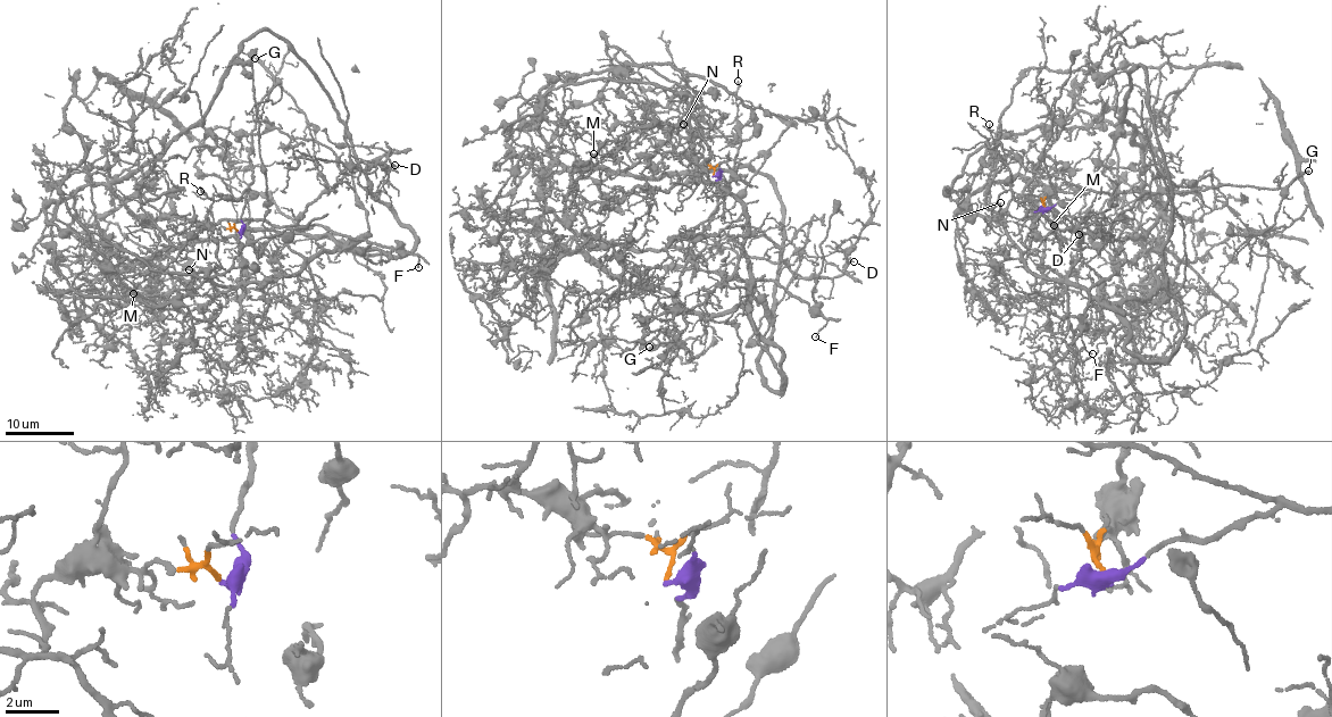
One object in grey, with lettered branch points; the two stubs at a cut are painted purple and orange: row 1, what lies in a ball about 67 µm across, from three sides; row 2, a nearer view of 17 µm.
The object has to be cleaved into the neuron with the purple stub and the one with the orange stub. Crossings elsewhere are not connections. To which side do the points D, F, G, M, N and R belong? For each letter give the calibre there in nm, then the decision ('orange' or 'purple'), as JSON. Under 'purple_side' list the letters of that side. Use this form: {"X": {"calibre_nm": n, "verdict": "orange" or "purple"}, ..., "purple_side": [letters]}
{"D": {"calibre_nm": 130, "verdict": "orange"}, "F": {"calibre_nm": 90, "verdict": "orange"}, "G": {"calibre_nm": 280, "verdict": "purple"}, "M": {"calibre_nm": 130, "verdict": "orange"}, "N": {"calibre_nm": 100, "verdict": "orange"}, "R": {"calibre_nm": 110, "verdict": "purple"}, "purple_side": ["G", "R"]}

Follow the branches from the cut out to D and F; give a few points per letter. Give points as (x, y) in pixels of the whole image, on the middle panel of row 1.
D: (712, 176), (682, 138), (741, 205), (730, 240), (768, 239), (805, 278), (854, 261)
F: (712, 176), (656, 103), (699, 126), (693, 169), (577, 171), (564, 208), (780, 283), (815, 338)

